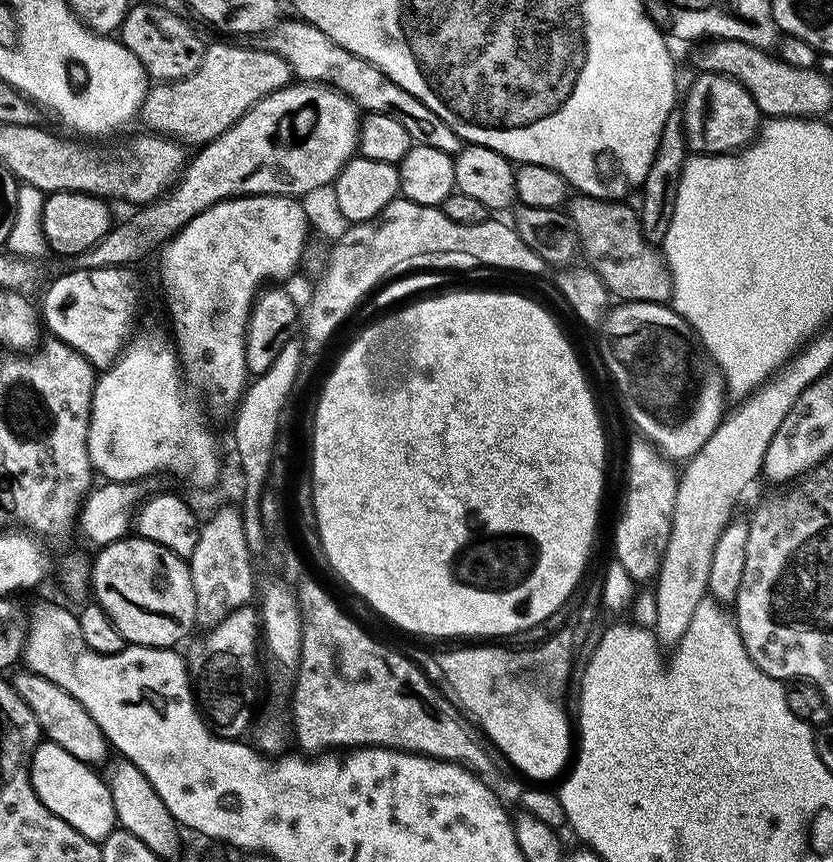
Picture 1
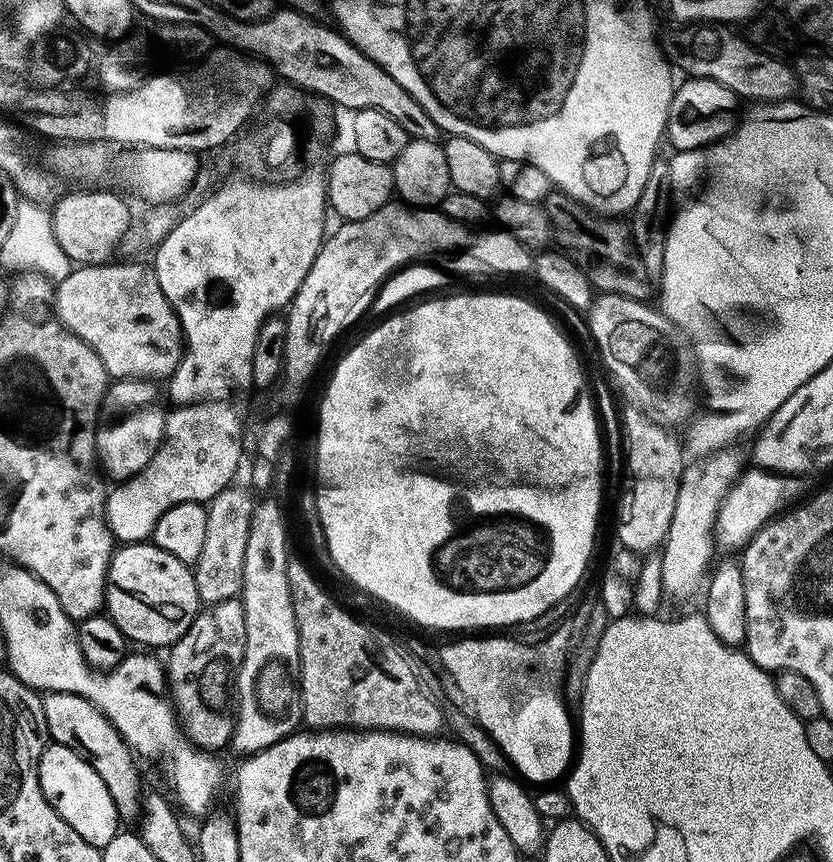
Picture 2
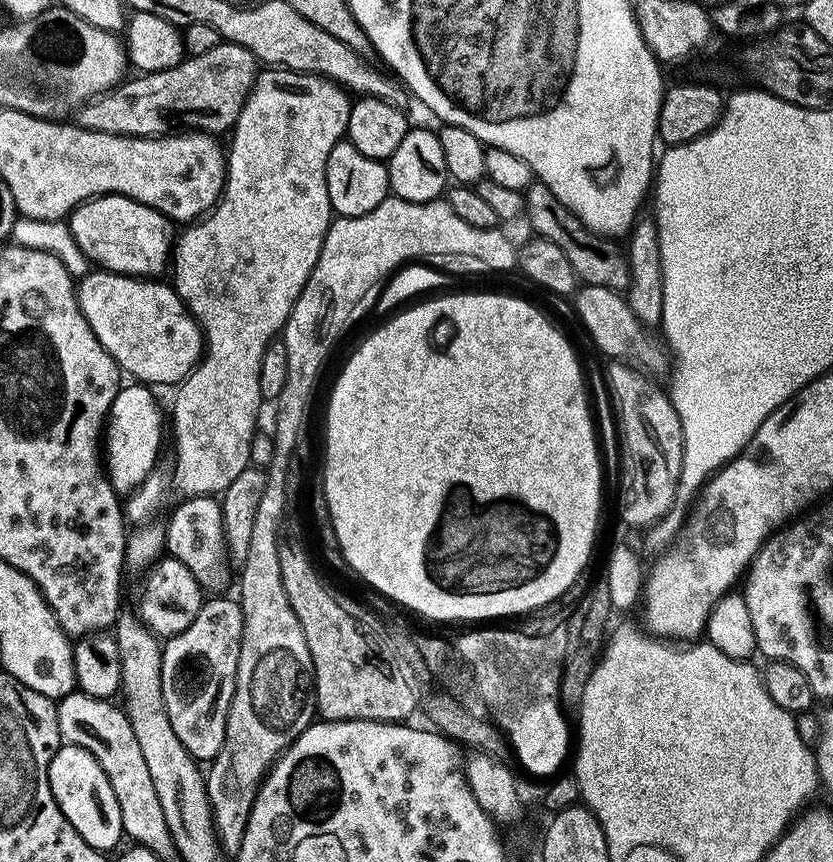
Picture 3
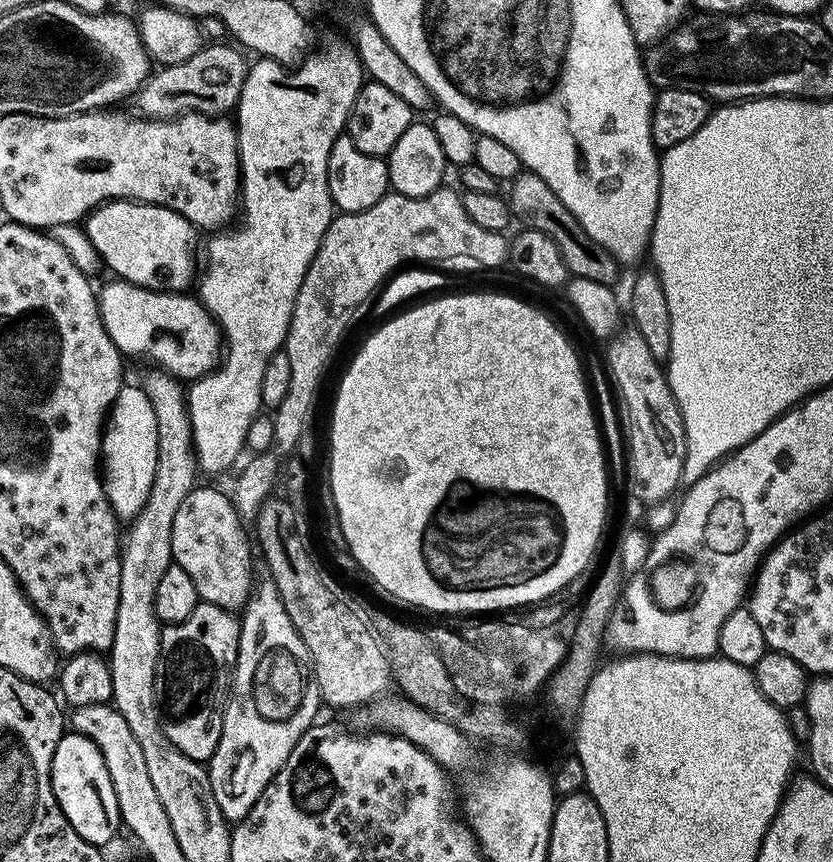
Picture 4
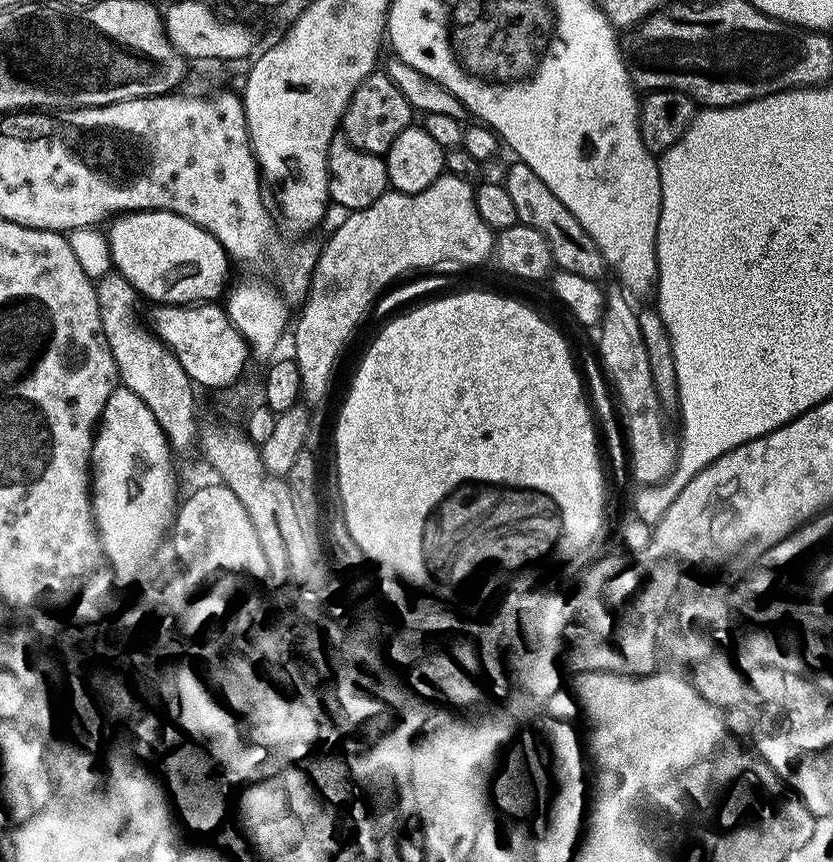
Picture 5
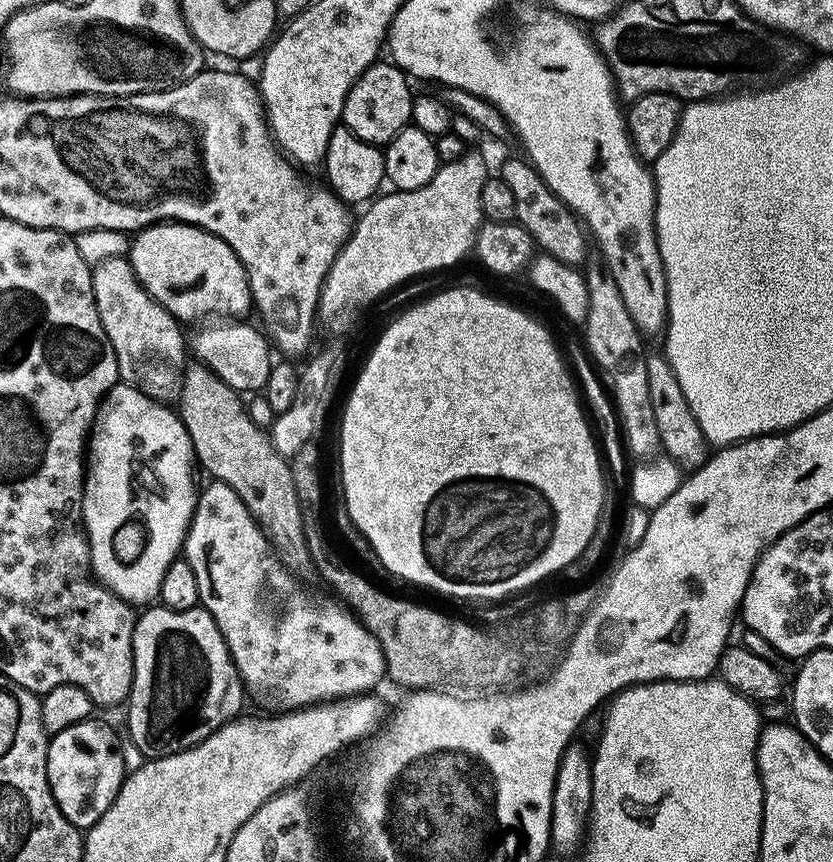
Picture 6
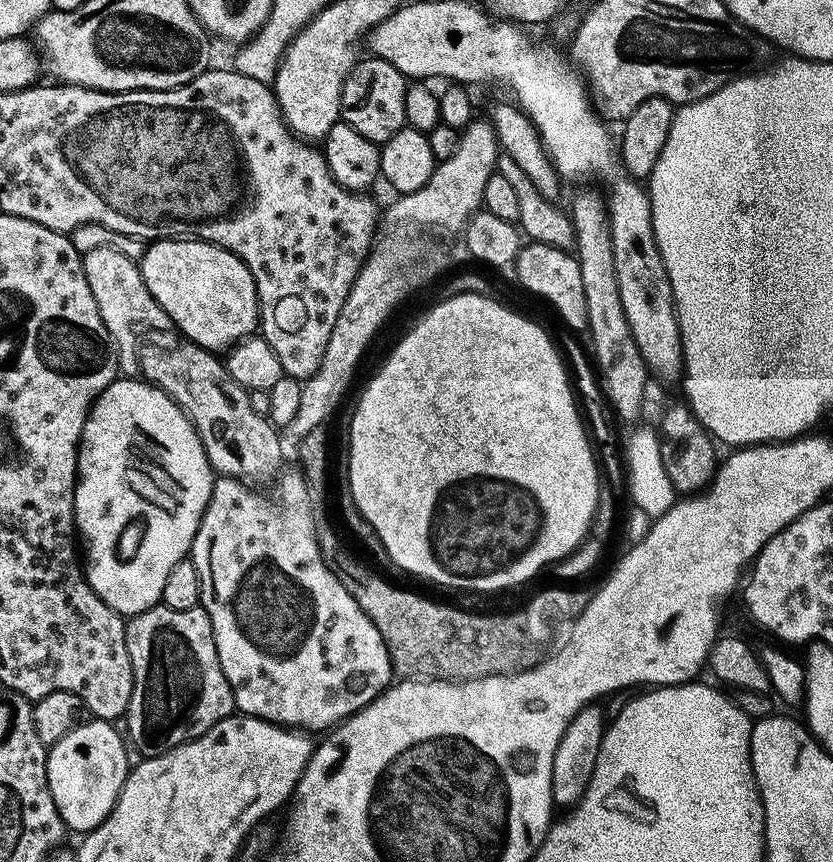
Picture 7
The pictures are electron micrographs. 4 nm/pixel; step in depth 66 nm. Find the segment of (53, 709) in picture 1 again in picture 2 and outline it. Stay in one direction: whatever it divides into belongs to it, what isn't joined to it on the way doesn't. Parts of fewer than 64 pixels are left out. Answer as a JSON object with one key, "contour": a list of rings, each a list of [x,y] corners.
{"contour":[[[50,692],[43,697],[48,735],[55,743],[80,753],[102,778],[117,808],[119,819],[132,821],[142,808],[144,789],[140,782],[135,753],[118,730],[86,698],[69,692]]]}

